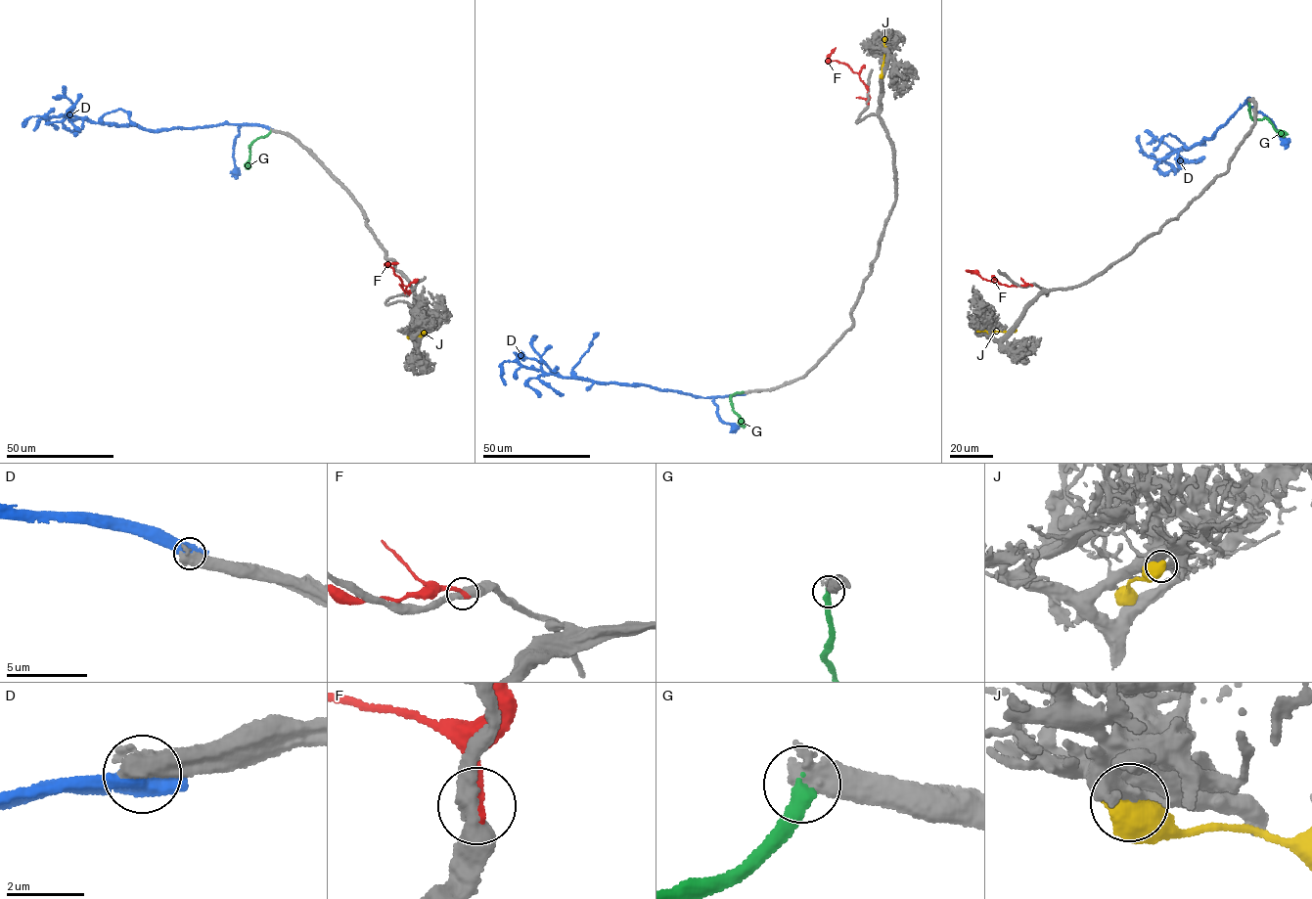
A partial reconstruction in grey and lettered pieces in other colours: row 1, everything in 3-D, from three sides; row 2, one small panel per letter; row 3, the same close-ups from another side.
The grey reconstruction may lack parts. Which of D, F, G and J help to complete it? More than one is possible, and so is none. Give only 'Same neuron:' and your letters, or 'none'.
Same neuron: none

